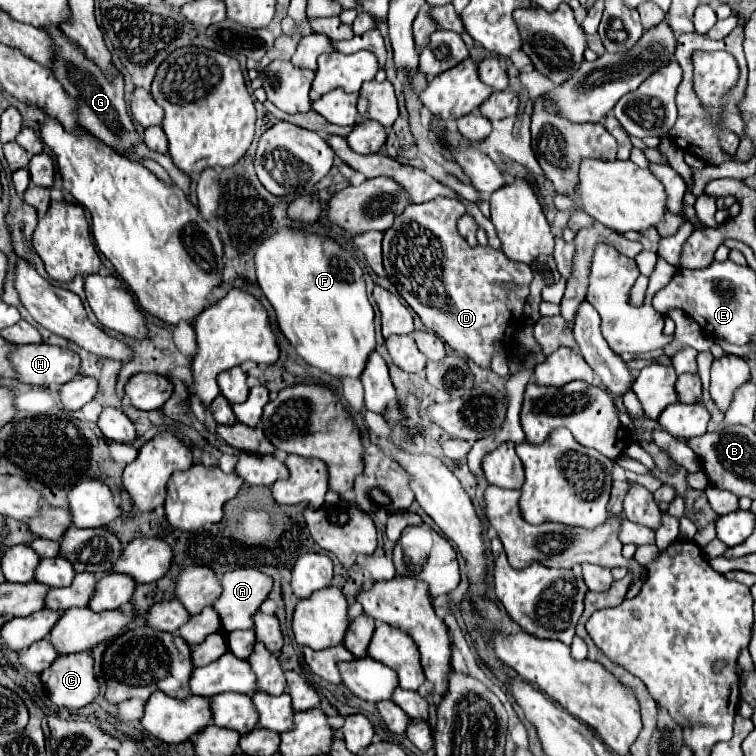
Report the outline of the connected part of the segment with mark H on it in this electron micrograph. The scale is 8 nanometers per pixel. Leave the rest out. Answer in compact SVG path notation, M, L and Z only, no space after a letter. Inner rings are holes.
M24 344L8 356L18 382L30 386L60 386L70 382L80 368L76 352L52 344Z

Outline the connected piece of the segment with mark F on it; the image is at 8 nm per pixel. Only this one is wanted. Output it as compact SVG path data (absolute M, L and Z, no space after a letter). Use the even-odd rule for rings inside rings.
M280 228L276 236L264 240L256 250L256 274L264 296L270 300L278 328L288 338L296 354L312 368L318 368L332 378L360 378L364 384L366 410L384 414L388 404L396 404L396 390L388 376L386 362L374 352L374 310L366 298L366 284L362 278L362 266L356 256L342 250L334 240L316 234L304 234L292 228Z

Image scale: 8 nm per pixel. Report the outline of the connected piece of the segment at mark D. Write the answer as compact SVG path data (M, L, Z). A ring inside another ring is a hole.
M436 198L424 204L408 204L408 208L400 216L396 216L394 224L384 232L384 270L388 274L388 280L396 286L398 294L420 316L426 330L440 336L454 352L464 354L466 358L472 358L476 364L488 368L492 354L500 348L502 342L512 342L510 330L514 336L518 322L522 322L522 310L528 298L532 270L528 264L514 262L504 252L494 250L490 246L470 248L466 240L456 232L456 220L462 214L464 204L452 198ZM506 282L510 282L512 288L504 288L502 284Z

